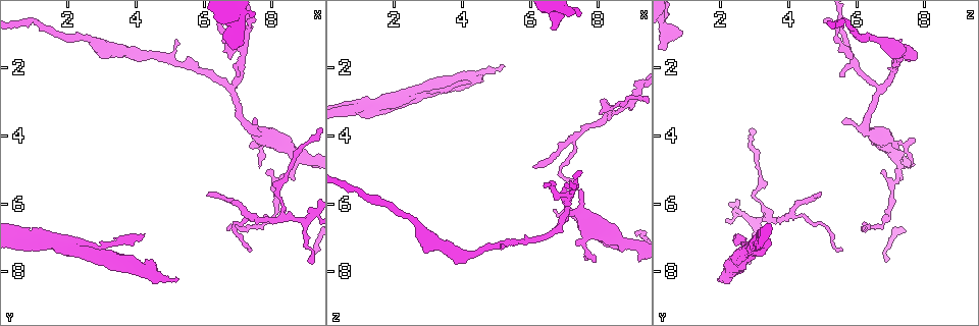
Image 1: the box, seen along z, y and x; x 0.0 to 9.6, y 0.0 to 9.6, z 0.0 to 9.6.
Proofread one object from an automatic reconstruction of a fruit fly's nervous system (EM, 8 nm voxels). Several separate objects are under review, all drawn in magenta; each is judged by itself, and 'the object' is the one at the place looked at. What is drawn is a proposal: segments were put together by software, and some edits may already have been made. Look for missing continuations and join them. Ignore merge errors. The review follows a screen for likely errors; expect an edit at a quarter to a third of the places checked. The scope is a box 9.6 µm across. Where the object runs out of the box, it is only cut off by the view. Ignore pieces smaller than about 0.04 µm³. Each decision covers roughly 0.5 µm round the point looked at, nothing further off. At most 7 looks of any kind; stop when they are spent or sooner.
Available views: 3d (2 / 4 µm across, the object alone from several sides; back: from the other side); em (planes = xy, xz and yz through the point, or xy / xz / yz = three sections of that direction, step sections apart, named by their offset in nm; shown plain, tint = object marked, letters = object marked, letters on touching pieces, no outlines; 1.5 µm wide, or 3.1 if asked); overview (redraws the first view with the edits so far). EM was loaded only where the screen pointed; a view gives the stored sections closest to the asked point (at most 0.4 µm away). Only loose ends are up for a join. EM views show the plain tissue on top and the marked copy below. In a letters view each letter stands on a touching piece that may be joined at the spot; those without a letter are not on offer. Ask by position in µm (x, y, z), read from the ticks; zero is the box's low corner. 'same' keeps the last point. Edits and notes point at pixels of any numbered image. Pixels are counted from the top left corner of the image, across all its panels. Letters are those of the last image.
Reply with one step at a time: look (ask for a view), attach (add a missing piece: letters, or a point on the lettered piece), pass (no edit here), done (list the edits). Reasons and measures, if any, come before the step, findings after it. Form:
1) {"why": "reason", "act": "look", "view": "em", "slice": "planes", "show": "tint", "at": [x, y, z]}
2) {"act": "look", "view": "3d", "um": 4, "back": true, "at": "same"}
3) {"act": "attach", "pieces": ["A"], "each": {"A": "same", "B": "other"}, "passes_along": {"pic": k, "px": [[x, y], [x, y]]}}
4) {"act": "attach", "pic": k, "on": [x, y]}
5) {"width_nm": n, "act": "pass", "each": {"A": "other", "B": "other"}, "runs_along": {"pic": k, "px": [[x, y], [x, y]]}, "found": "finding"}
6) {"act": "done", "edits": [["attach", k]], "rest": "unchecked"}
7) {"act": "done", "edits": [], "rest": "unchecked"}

{"why": "branch stops here", "act": "look", "view": "3d", "um": 4, "at": [5.20, 1.20, 7.30]}

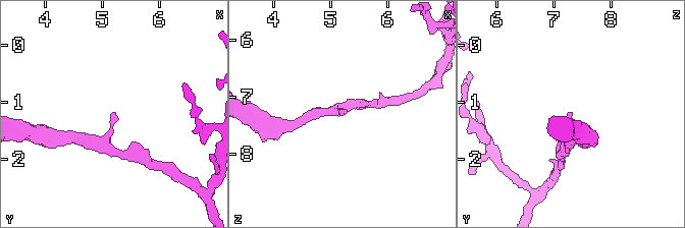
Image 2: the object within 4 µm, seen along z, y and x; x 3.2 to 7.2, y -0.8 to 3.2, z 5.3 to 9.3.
{"why": "shape alone is not enough", "act": "look", "view": "em", "slice": "planes", "show": "tint", "at": [5.20, 1.15, 7.35]}

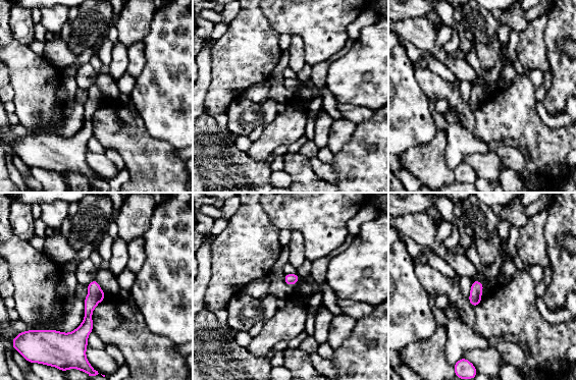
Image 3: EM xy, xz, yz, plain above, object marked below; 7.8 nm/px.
{"why": "what lies round it", "act": "look", "view": "em", "slice": "planes", "show": "letters", "at": "same"}

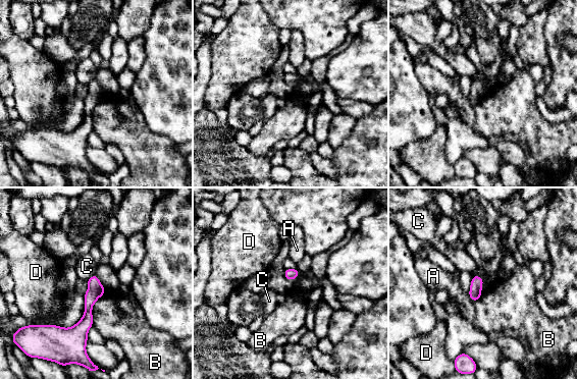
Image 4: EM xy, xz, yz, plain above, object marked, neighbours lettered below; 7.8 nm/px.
{"width_nm": 100, "act": "pass", "each": {"A": "other", "B": "other", "C": "other", "D": "other"}, "border": {"pic": 4, "px": [[95, 273], [87, 280]]}, "found": "no lettered piece goes on from it"}

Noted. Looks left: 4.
{"why": "branch stops here", "act": "look", "view": "em", "slice": "xz", "step": 4, "show": "letters", "at": [6.15, 5.85, 4.90]}

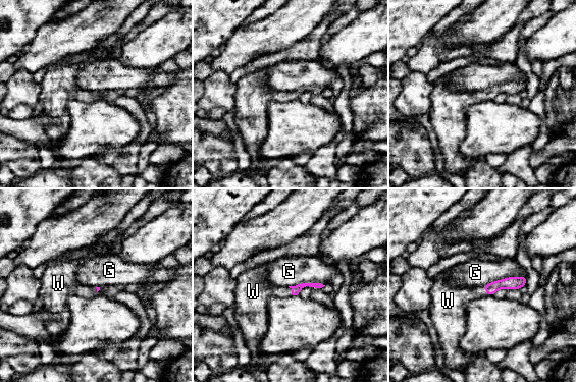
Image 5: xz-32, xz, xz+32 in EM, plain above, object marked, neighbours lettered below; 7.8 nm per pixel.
{"act": "look", "view": "em", "slice": "planes", "show": "letters", "at": "same"}

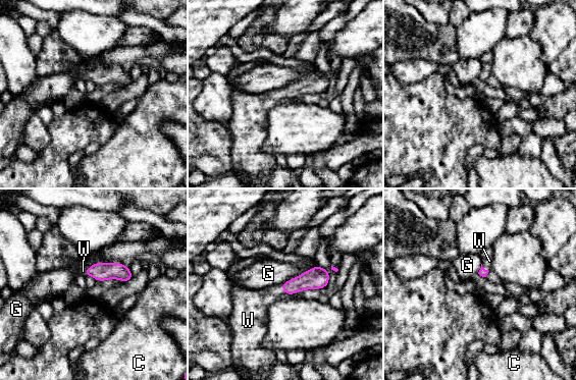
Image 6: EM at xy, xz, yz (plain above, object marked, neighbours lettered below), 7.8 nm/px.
{"act": "attach", "pieces": ["W"], "each": {"C": "other", "G": "other", "W": "same"}, "passes_along": {"pic": 6, "px": [[482, 272], [483, 268], [486, 263]]}, "found": "it goes on there"}

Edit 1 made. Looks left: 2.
{"why": "branch stops here", "act": "look", "view": "em", "slice": "planes", "show": "letters", "at": [6.60, 1.05, 0.80]}

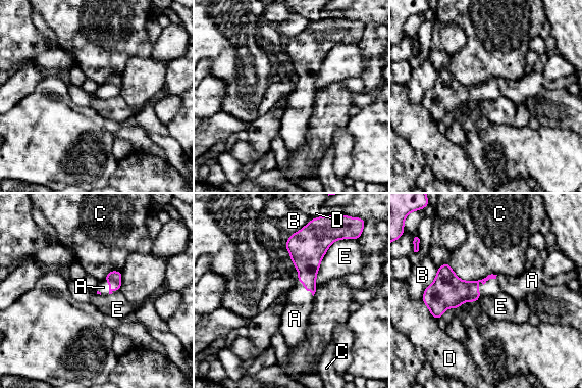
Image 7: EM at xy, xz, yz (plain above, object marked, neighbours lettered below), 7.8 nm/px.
{"act": "attach", "pieces": ["A"], "each": {"A": "same", "B": "other", "C": "other", "D": "other", "E": "other"}, "passes_along": {"pic": 7, "px": [[452, 292], [481, 282], [512, 286]]}, "found": "the neuron continues"}

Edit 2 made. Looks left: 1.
{"act": "done", "edits": [["attach", 6], ["attach", 7]], "rest": "unchecked"}

